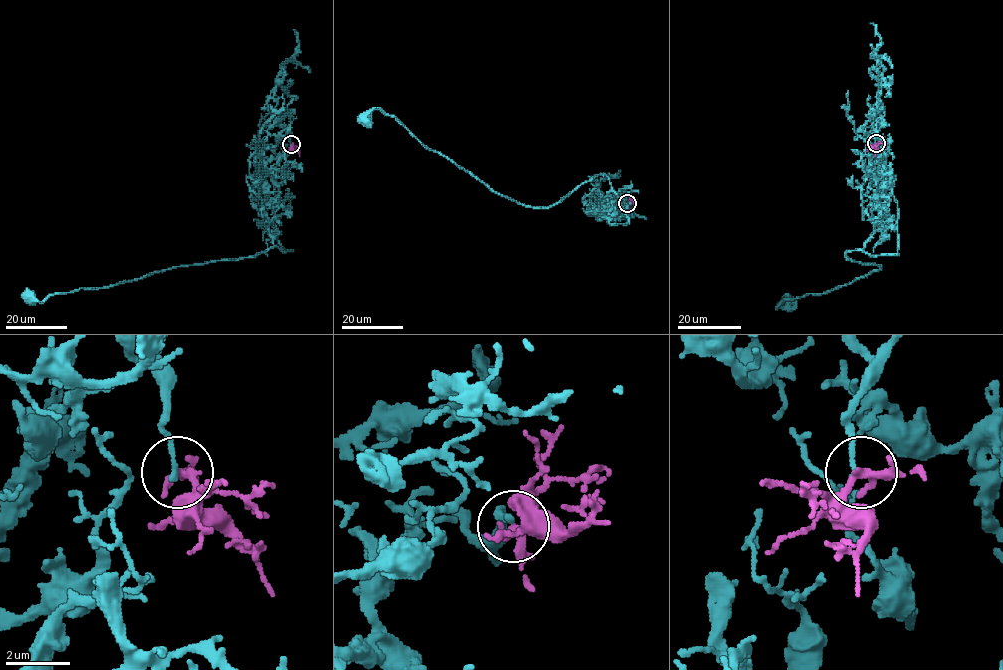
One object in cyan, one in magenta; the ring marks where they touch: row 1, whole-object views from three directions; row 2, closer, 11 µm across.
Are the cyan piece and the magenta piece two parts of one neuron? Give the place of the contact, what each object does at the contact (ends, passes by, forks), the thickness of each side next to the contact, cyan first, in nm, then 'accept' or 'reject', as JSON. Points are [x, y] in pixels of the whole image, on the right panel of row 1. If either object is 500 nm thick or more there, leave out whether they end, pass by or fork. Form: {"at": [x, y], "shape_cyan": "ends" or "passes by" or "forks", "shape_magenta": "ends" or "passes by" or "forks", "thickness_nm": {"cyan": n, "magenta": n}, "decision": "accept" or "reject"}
{"at": [876, 143], "shape_cyan": "ends", "shape_magenta": "forks", "thickness_nm": {"cyan": 180, "magenta": 240}, "decision": "reject"}

